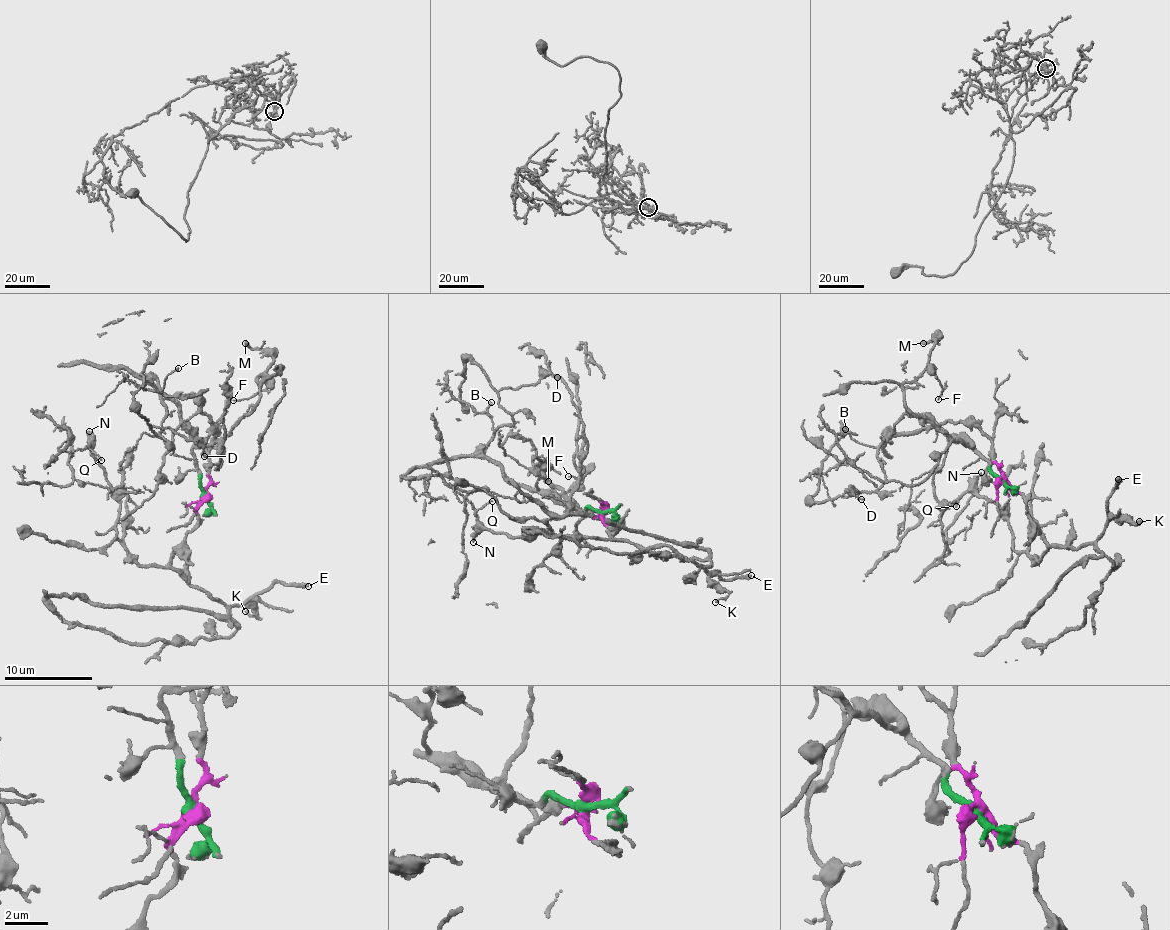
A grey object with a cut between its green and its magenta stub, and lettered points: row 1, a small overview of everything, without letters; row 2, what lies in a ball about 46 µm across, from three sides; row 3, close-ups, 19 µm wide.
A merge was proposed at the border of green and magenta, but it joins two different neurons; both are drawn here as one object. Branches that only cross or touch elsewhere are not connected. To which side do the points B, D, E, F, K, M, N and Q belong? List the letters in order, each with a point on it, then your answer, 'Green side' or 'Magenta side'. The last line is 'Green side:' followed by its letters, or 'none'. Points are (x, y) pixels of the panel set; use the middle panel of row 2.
B: Place: (491, 402). Green side
D: Place: (557, 377). Green side
E: Place: (751, 575). Magenta side
F: Place: (568, 476). Green side
K: Place: (715, 602). Magenta side
M: Place: (548, 481). Green side
N: Place: (473, 542). Magenta side
Q: Place: (492, 501). Magenta side
Green side: B, D, F, M

